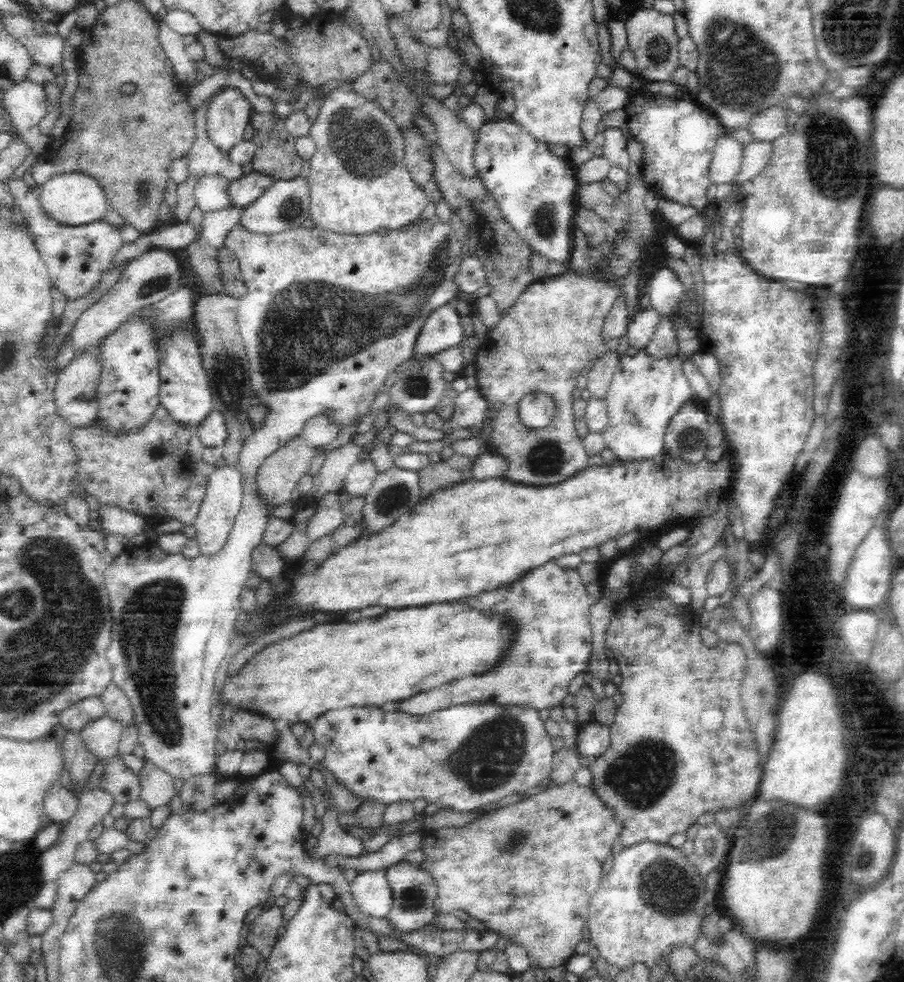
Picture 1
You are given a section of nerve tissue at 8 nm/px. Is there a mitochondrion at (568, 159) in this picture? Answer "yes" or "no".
no

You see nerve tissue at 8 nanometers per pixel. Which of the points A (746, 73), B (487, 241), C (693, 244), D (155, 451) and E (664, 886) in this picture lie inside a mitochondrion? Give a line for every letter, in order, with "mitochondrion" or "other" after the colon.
A: mitochondrion
B: mitochondrion
C: other
D: mitochondrion
E: mitochondrion

